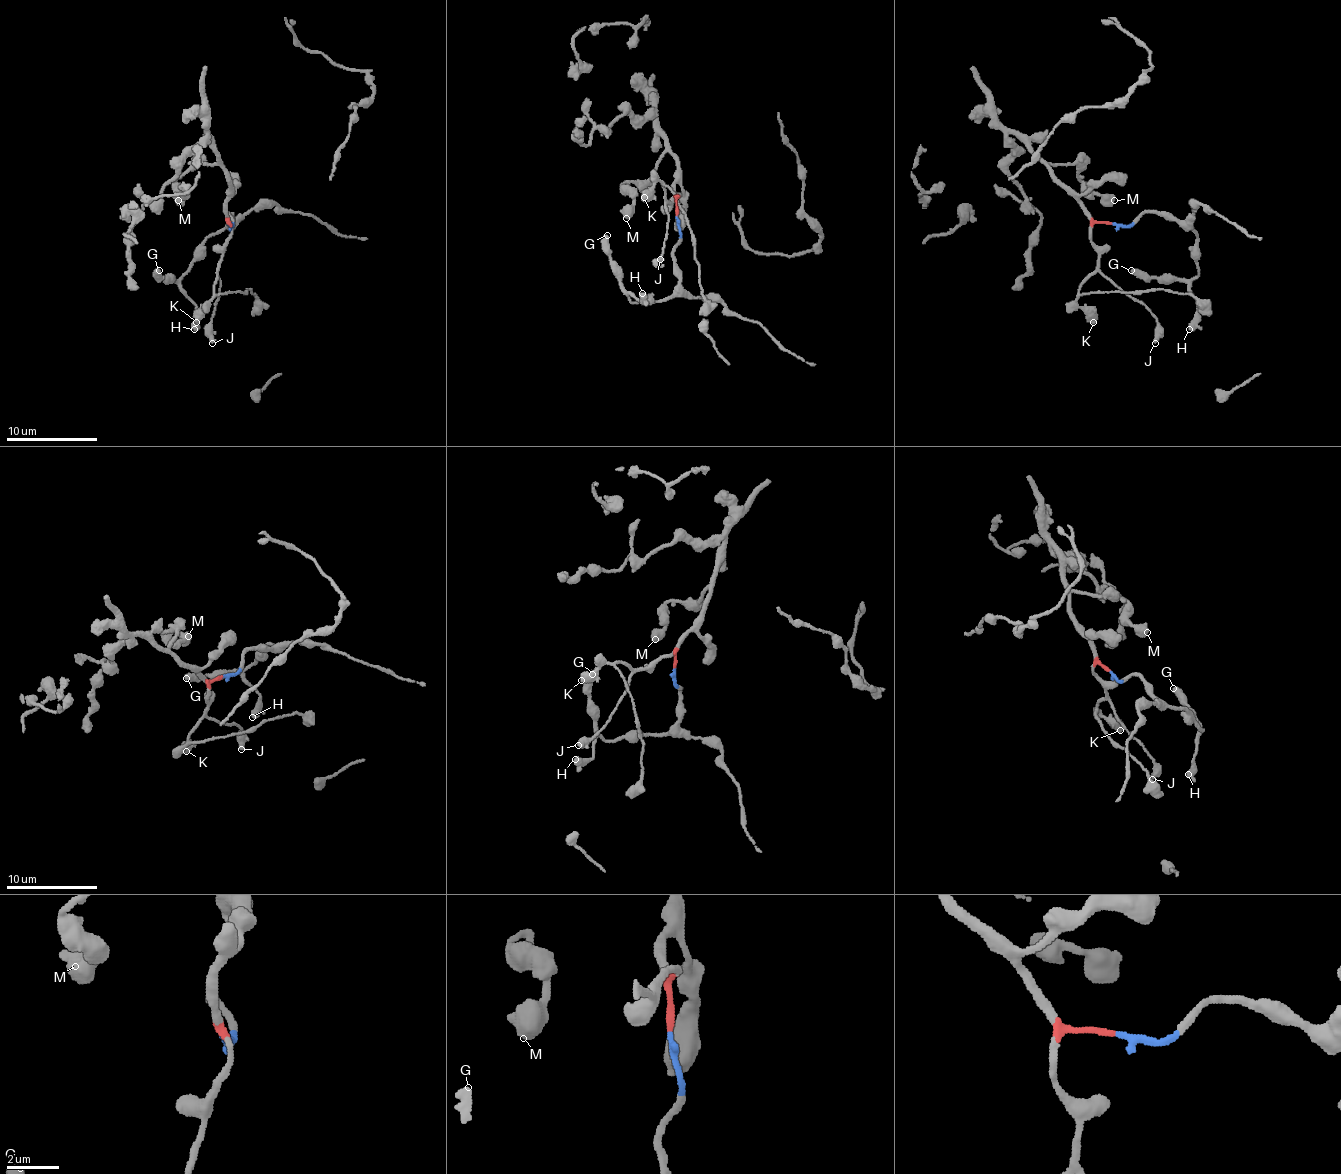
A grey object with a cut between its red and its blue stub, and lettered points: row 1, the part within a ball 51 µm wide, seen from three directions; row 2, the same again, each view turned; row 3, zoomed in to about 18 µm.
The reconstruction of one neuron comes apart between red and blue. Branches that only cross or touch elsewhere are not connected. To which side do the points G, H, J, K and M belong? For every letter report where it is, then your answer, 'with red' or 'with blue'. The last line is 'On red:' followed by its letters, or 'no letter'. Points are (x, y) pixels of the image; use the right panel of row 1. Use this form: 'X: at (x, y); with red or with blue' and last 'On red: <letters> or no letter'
G: at (1131, 270); with blue
H: at (1189, 329); with blue
J: at (1155, 343); with red
K: at (1093, 322); with red
M: at (1114, 200); with red
On red: J, K, M

